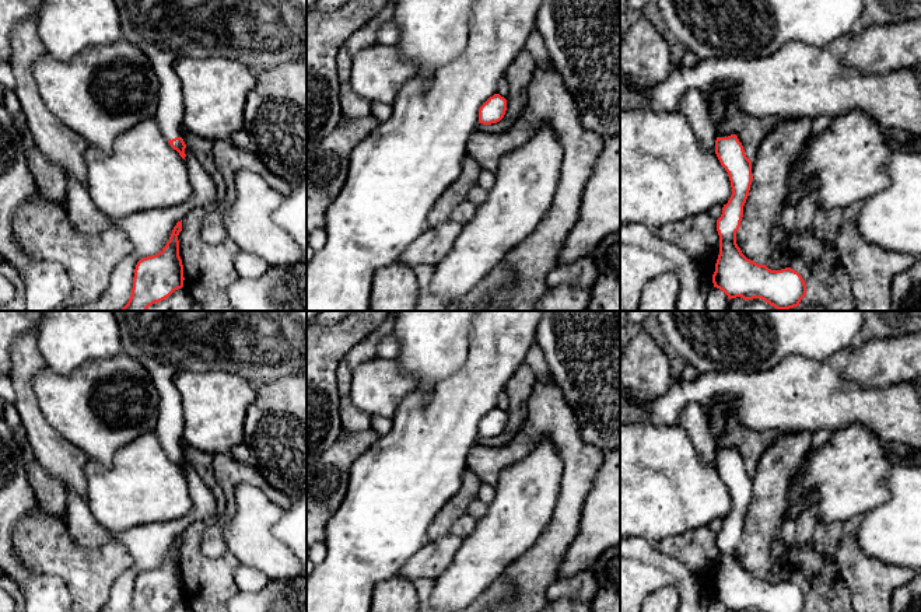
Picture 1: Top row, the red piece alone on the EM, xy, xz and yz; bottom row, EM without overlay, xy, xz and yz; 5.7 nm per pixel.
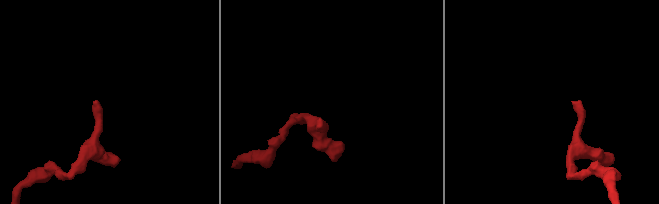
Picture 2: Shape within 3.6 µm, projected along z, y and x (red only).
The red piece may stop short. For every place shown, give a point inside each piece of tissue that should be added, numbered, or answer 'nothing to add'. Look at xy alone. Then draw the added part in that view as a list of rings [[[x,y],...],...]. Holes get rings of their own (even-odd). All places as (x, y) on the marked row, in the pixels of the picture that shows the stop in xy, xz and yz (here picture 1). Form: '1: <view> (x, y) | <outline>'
1: xy (261, 34) | [[[115,0],[123,38],[150,60],[160,80],[154,116],[167,140],[182,137],[183,95],[174,70],[179,57],[232,59],[255,73],[307,57],[307,0]]]

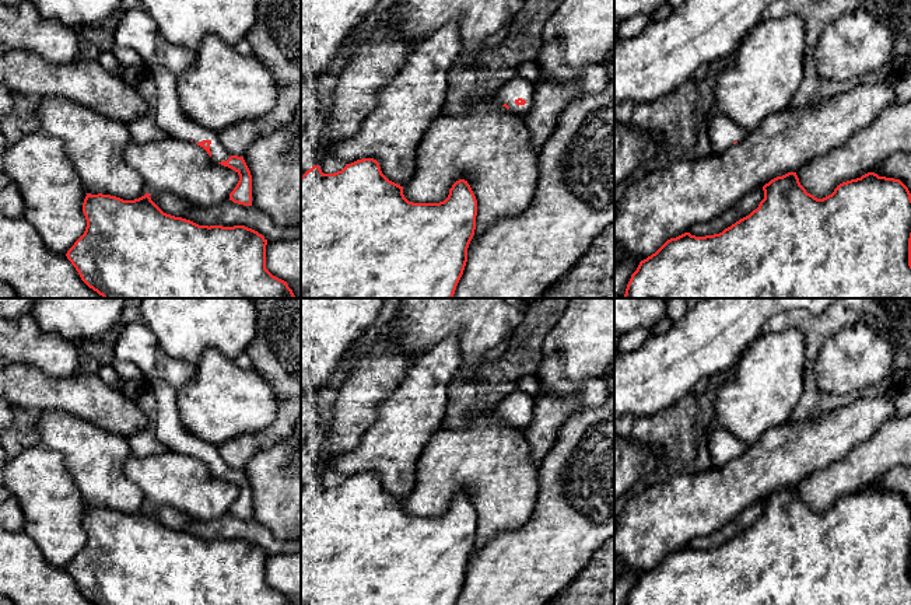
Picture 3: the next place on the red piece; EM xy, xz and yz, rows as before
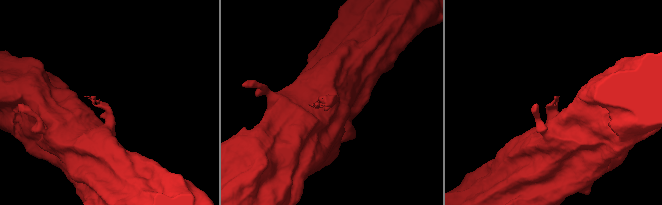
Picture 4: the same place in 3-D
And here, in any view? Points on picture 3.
1: xy (136, 30) | [[[141,8],[126,11],[115,31],[115,43],[134,49],[141,56],[148,77],[154,81],[157,126],[168,137],[193,143],[210,140],[211,160],[227,161],[231,154],[220,143],[218,133],[192,120],[182,111],[176,92],[176,74],[162,66],[157,53],[158,36],[155,21]]]

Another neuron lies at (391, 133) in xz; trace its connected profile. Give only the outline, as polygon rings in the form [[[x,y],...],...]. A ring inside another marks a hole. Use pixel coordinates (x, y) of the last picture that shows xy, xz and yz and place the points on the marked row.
[[[451,21],[421,41],[400,71],[389,84],[379,88],[374,108],[365,115],[357,133],[332,147],[329,155],[351,164],[362,158],[379,162],[382,174],[404,186],[414,175],[417,150],[431,123],[445,106],[448,71],[458,63],[460,31],[458,21]]]

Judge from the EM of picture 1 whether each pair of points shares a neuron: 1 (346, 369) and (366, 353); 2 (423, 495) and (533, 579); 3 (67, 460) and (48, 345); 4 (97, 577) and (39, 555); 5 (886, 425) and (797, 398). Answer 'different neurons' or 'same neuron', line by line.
1: same neuron
2: different neurons
3: different neurons
4: same neuron
5: same neuron

